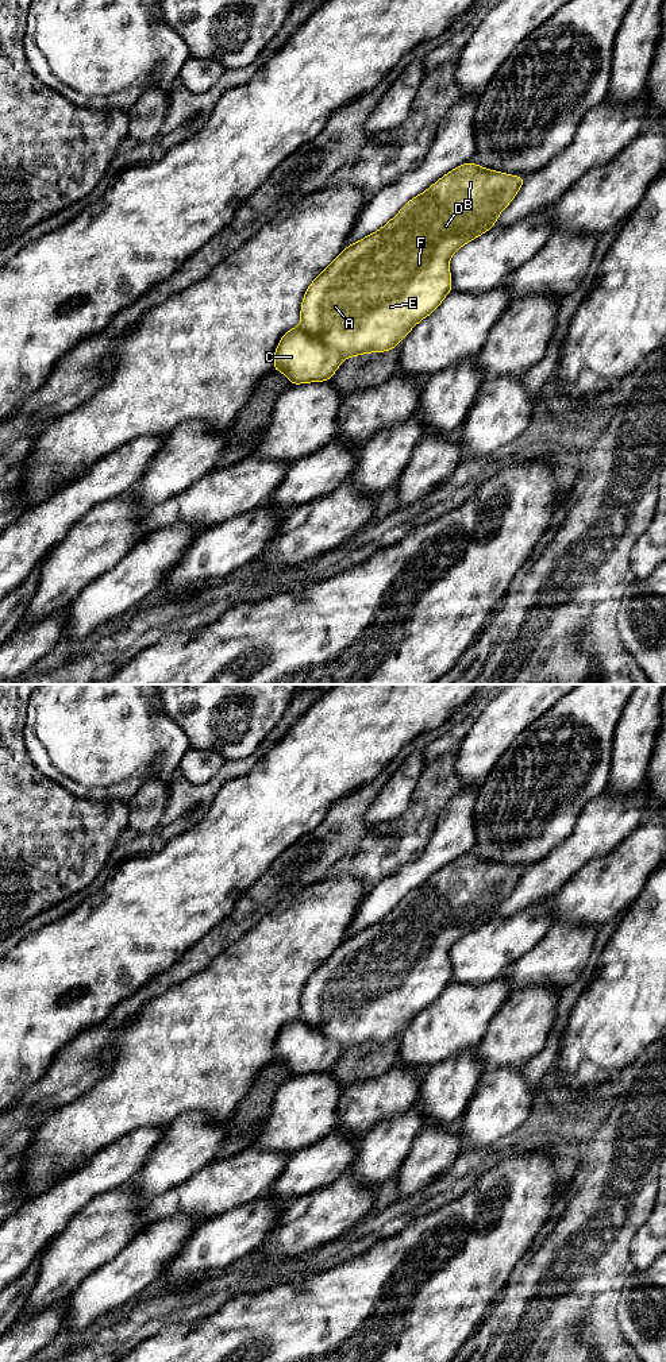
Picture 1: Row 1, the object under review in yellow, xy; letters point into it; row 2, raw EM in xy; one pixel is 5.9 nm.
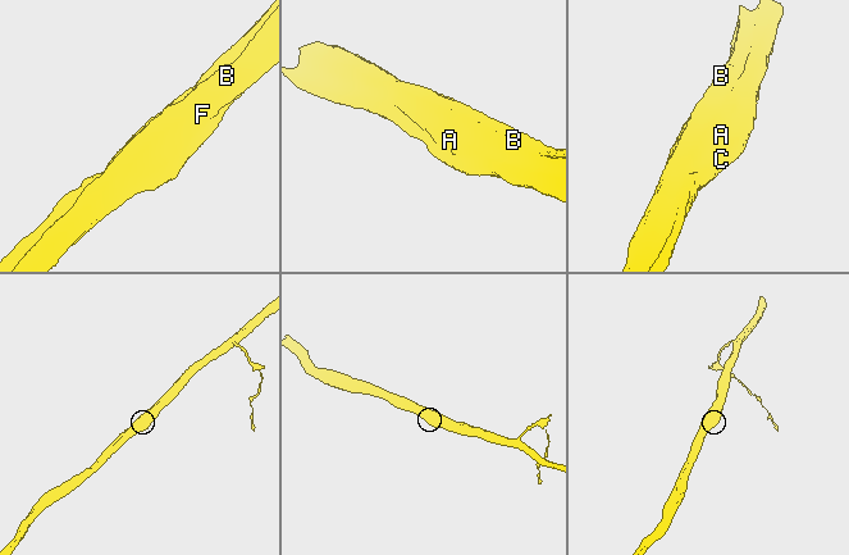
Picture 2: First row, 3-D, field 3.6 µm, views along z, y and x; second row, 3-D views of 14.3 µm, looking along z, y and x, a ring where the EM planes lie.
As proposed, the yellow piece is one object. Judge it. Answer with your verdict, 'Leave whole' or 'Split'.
Split

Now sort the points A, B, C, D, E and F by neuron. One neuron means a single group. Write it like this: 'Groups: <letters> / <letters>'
Groups: A B D E F / C

